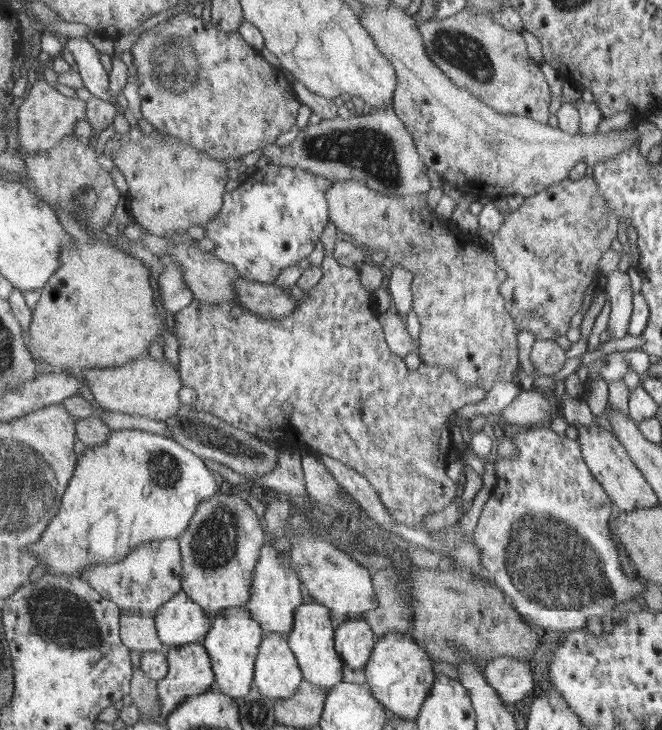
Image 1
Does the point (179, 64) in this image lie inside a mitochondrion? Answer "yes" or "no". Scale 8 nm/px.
yes

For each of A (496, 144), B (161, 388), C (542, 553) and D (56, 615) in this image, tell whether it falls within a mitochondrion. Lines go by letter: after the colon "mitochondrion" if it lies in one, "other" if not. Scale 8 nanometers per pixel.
A: mitochondrion
B: other
C: mitochondrion
D: mitochondrion

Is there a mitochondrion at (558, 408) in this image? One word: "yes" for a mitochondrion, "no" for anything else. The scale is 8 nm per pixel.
no

